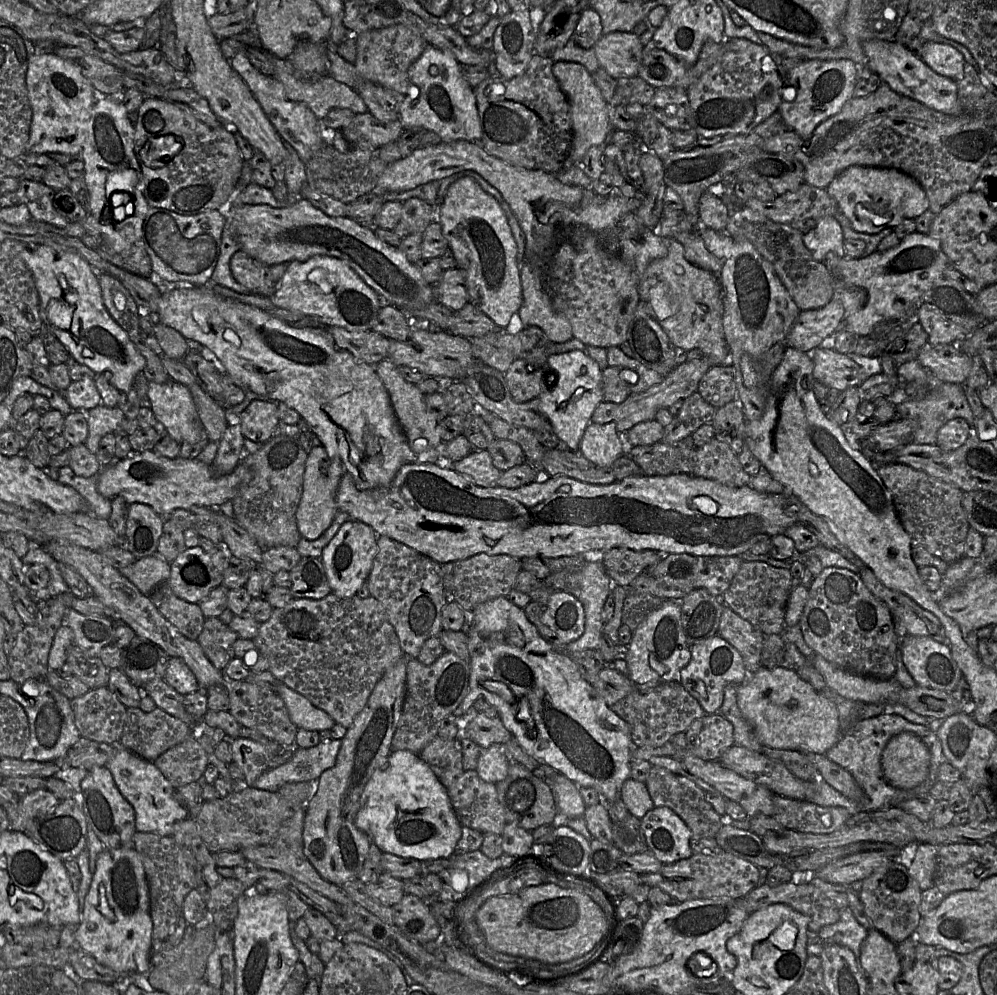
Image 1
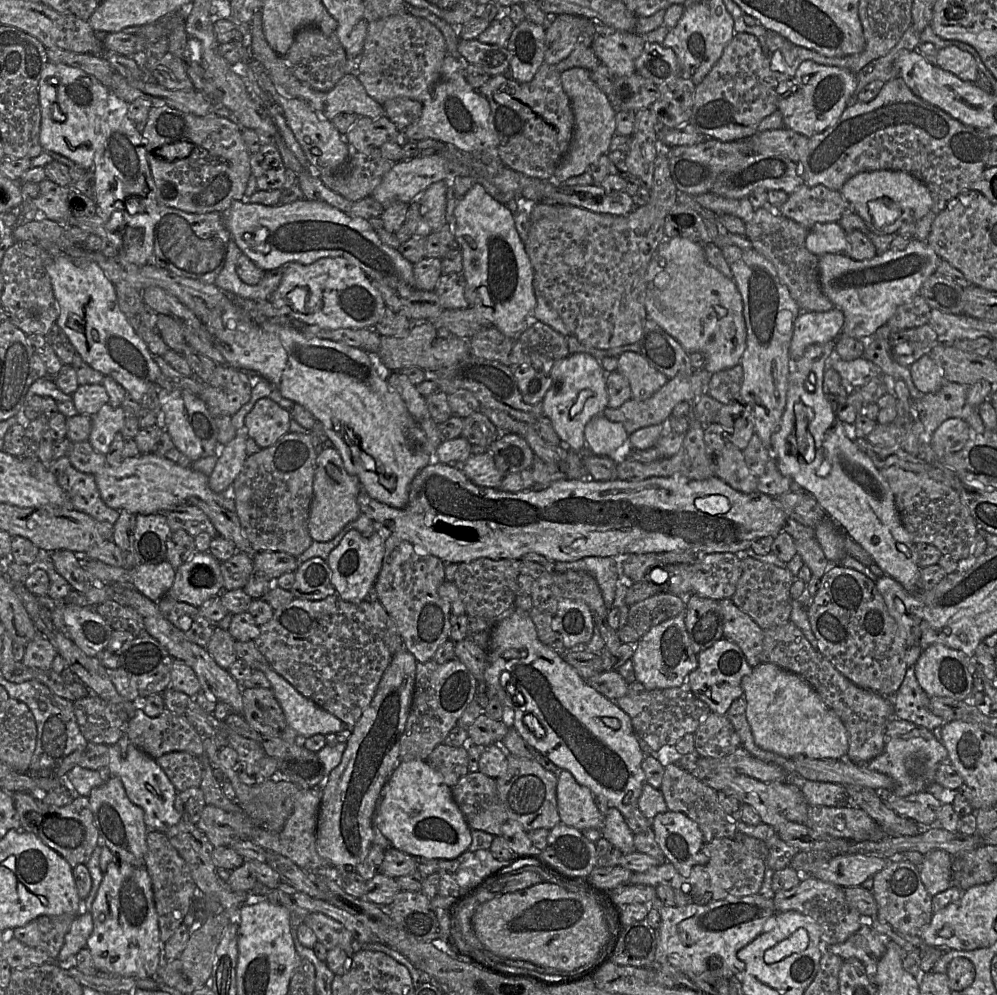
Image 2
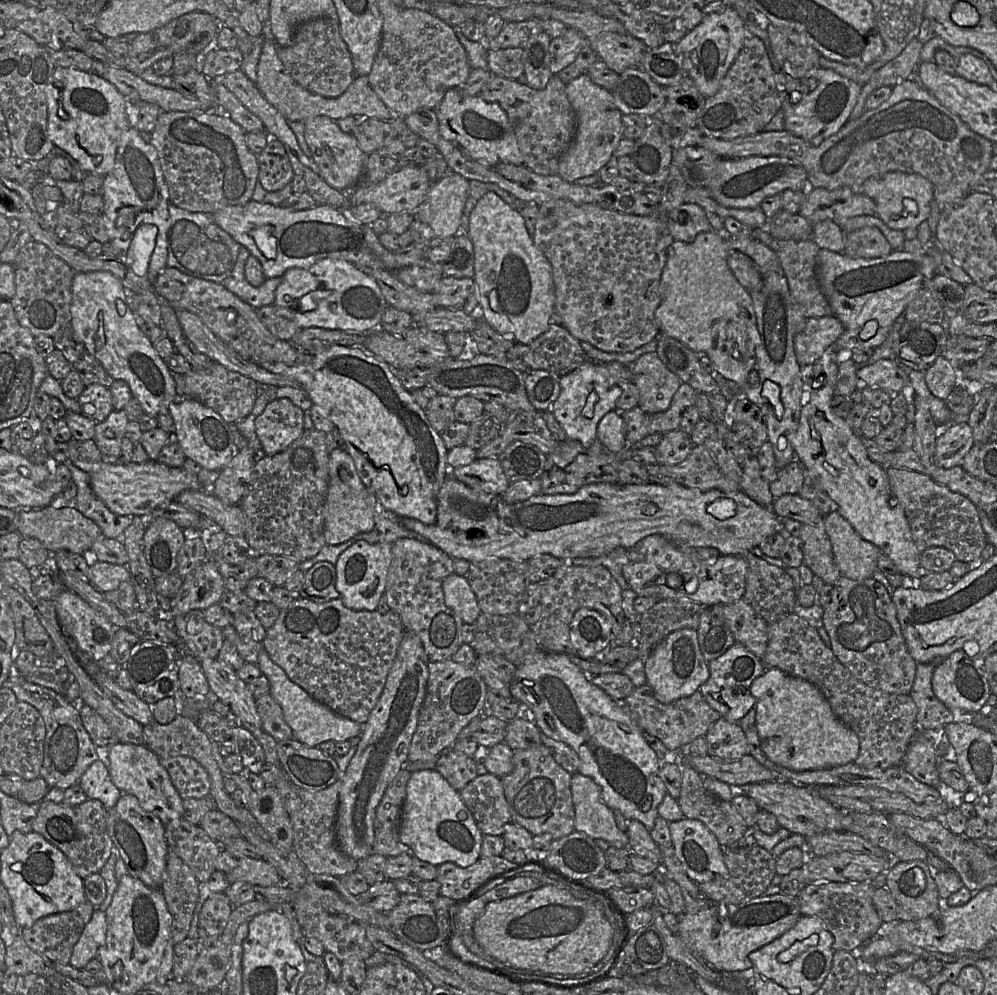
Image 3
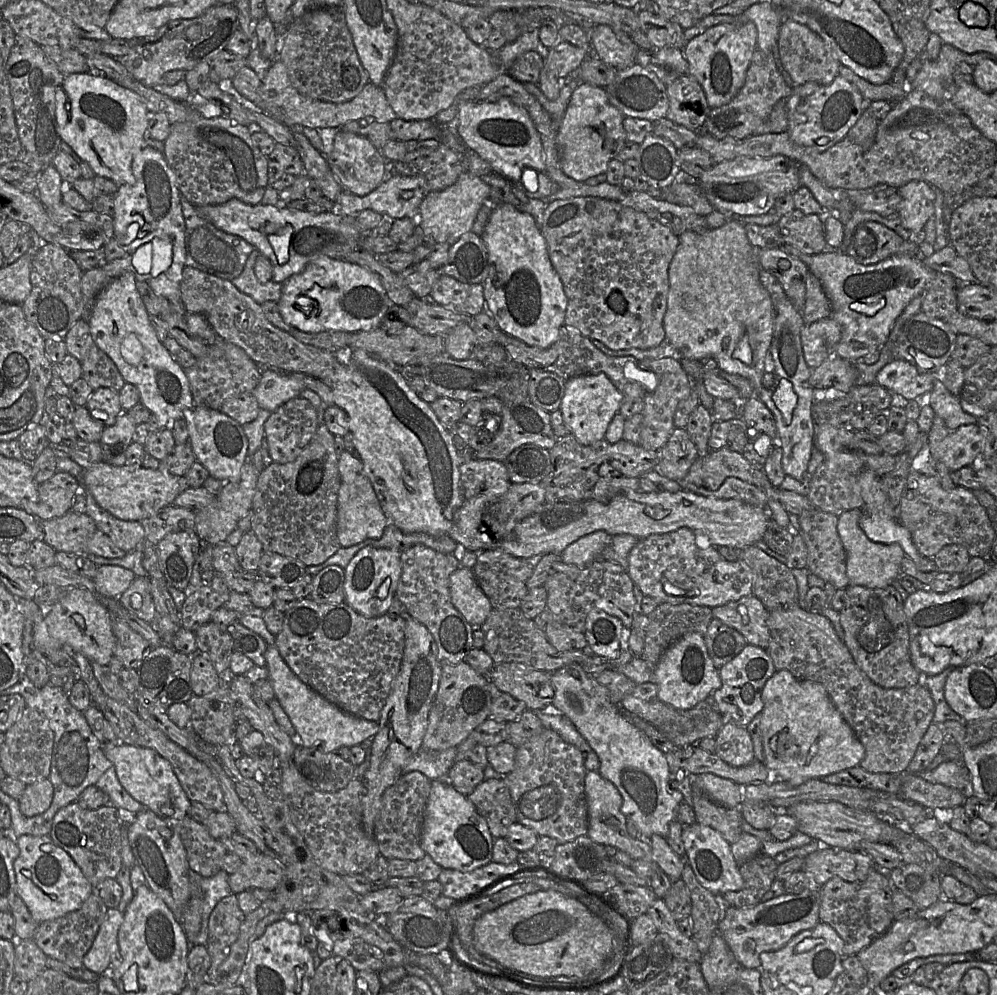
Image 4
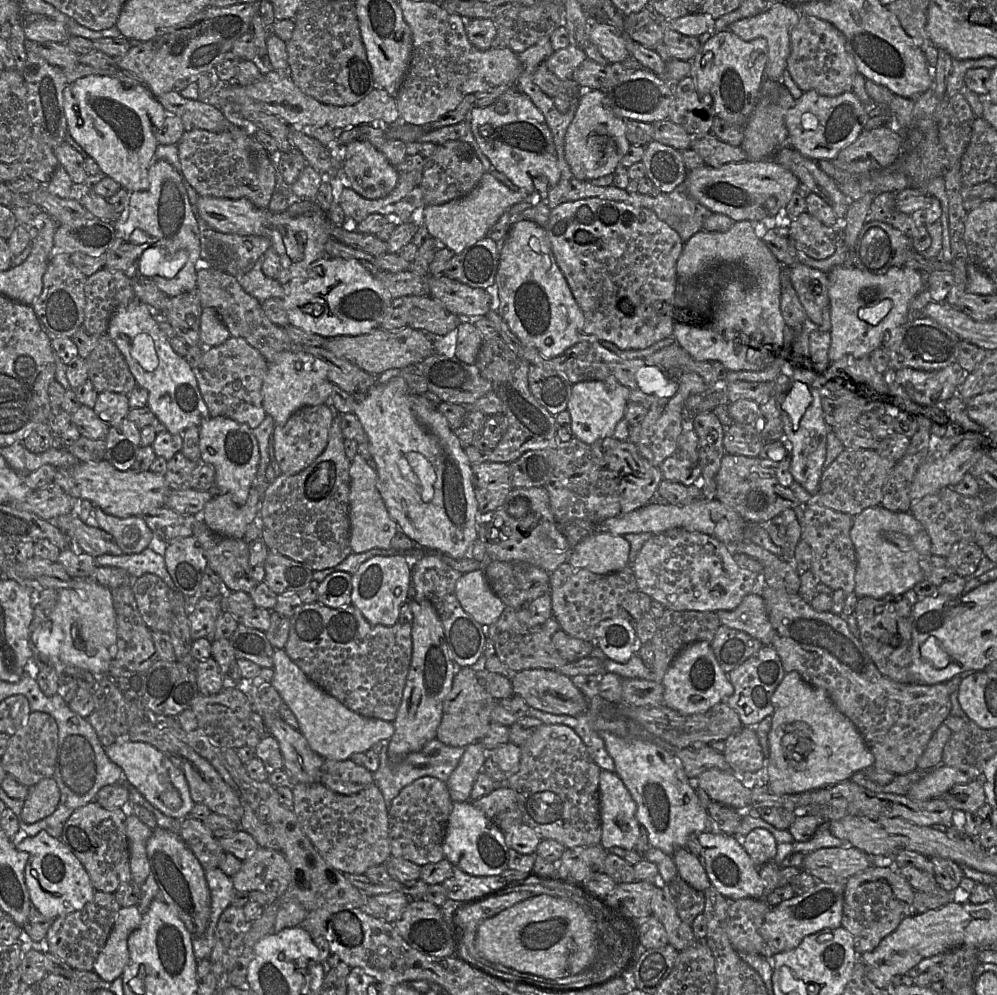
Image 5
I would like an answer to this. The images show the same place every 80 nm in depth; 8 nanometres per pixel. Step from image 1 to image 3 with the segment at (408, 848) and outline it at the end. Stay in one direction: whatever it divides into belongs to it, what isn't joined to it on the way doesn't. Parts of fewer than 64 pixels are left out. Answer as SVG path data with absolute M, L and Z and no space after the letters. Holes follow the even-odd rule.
M435 769L413 771L406 786L406 795L402 807L399 837L410 848L413 857L439 866L446 862L461 867L474 864L481 857L481 844L484 834L478 829L471 812L467 809L460 794Z

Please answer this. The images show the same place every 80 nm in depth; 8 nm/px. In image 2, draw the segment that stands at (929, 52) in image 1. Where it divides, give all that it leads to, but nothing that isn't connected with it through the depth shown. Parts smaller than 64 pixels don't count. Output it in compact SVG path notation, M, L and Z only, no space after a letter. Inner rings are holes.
M948 46L938 51L936 65L963 81L975 83L979 77L975 58L956 46Z

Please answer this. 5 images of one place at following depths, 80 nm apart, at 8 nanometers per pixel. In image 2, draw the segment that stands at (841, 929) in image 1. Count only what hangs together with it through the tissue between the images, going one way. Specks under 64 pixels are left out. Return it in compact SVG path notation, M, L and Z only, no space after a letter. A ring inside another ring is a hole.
M867 923L853 934L847 941L831 944L826 953L833 953L844 960L856 958L861 961L871 979L876 973L876 964L886 950L885 935L876 933Z

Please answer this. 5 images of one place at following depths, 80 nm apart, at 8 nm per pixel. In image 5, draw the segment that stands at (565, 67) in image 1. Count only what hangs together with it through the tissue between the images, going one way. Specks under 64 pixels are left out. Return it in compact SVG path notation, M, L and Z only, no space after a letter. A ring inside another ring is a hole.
M583 89L577 98L575 114L565 134L564 157L573 175L578 180L590 181L613 174L630 145L626 137L625 120L604 105L601 90Z

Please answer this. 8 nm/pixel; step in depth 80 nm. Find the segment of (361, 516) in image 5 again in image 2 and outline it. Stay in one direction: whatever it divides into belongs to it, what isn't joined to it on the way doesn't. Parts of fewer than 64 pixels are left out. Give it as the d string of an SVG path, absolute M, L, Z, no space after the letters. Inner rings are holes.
M325 447L318 453L313 489L309 533L316 542L328 542L360 517L362 513L357 499L363 490L359 479L348 472L339 452L334 447Z

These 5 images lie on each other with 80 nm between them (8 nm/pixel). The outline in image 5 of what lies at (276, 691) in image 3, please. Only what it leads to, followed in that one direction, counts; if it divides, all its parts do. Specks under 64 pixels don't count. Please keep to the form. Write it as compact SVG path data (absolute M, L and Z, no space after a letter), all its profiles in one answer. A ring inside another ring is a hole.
M275 648L272 669L274 675L271 685L295 715L299 724L298 729L311 749L324 759L348 760L353 754L370 750L375 743L392 737L393 722L368 718L345 707L335 697L311 682L284 649Z

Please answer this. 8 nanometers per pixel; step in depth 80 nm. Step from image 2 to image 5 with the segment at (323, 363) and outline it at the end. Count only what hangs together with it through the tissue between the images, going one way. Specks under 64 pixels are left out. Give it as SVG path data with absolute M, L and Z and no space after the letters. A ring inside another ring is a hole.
M400 376L376 383L358 400L354 414L368 436L371 463L378 477L377 487L399 532L419 547L440 551L456 560L470 559L479 538L482 514L473 489L471 463L445 417L422 395L411 394Z

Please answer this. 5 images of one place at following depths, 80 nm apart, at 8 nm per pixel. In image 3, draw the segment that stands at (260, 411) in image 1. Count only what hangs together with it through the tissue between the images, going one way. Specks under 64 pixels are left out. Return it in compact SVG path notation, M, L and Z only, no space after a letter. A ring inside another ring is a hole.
M275 398L255 419L255 434L268 456L288 448L305 432L305 412L290 400Z

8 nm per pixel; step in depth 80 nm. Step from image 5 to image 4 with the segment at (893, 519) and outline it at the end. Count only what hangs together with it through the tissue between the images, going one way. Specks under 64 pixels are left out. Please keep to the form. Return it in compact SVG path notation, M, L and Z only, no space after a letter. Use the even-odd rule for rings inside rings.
M863 509L845 511L838 516L837 531L846 553L846 573L850 585L867 588L886 588L900 575L900 564L905 553L899 544L883 544L871 541L859 525Z

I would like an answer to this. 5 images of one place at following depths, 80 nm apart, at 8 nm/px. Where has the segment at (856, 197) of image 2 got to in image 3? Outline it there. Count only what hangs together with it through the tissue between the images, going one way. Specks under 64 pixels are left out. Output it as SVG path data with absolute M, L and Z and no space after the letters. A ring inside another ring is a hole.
M890 172L881 177L866 180L858 193L868 196L875 202L876 217L893 230L916 229L926 221L931 211L933 189L928 180L917 174Z

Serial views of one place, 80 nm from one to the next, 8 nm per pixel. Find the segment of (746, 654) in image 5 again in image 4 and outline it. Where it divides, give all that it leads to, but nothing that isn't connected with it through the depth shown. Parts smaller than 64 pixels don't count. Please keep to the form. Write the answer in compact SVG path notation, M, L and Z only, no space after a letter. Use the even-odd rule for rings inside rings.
M714 618L702 636L708 655L717 669L733 660L747 645L739 632Z

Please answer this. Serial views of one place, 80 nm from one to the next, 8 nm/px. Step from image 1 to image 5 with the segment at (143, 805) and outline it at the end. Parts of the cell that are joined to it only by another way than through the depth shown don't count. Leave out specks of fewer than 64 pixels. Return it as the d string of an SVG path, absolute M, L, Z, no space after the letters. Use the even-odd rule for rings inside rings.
M118 739L105 748L105 753L121 767L126 784L140 792L162 814L175 819L190 815L195 802L191 798L187 780L182 770L163 752L145 742Z

